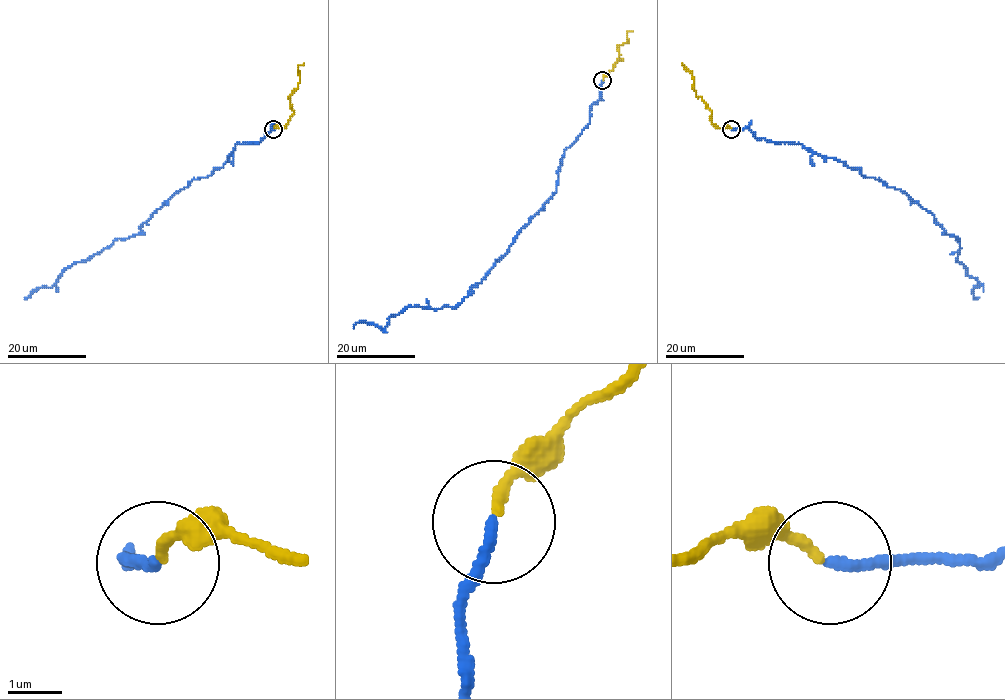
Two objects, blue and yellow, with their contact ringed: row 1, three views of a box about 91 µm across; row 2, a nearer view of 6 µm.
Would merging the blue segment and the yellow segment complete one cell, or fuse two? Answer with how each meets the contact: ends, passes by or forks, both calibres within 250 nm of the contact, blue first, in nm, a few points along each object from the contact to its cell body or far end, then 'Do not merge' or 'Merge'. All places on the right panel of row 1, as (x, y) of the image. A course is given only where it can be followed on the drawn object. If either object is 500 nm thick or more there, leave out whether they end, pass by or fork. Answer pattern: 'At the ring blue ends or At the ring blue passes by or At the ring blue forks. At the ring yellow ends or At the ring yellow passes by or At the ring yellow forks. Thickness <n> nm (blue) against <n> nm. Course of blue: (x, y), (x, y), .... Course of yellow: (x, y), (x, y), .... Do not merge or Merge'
At the ring blue ends. At the ring yellow ends. Thickness 200 nm (blue) against 180 nm. Course of blue: (731, 128), (795, 142), (902, 190), (958, 239), (957, 261), (979, 284), (973, 289), (979, 297). Course of yellow: (731, 128), (719, 128), (711, 122), (711, 111), (698, 97), (693, 87), (693, 76), (682, 63). Do not merge

